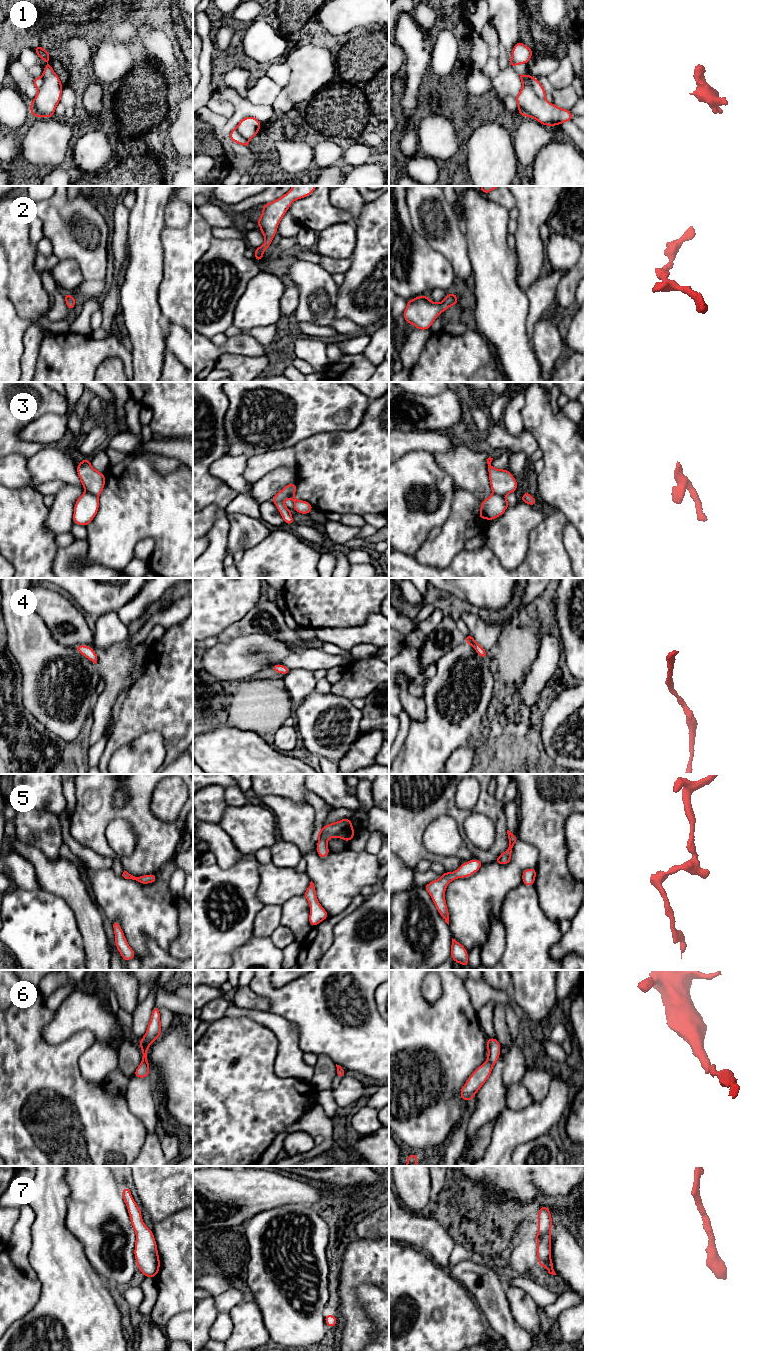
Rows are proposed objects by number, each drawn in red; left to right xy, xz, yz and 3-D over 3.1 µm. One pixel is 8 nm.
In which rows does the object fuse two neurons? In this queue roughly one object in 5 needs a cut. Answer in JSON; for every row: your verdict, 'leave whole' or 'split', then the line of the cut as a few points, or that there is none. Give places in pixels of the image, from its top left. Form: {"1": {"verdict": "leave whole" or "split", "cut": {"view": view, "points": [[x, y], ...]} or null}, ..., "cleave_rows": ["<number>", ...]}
{"1": {"verdict": "split", "cut": {"view": "yz", "points": [[522, 83], [527, 83], [546, 101]]}}, "2": {"verdict": "leave whole", "cut": null}, "3": {"verdict": "split", "cut": {"view": "yz", "points": [[493, 493], [505, 496]]}}, "4": {"verdict": "leave whole", "cut": null}, "5": {"verdict": "leave whole", "cut": null}, "6": {"verdict": "leave whole", "cut": null}, "7": {"verdict": "leave whole", "cut": null}, "cleave_rows": ["1", "3"]}

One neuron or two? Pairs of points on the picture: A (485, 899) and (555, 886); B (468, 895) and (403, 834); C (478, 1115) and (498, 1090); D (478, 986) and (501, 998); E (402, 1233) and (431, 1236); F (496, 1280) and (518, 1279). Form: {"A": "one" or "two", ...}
{"A": "two", "B": "two", "C": "one", "D": "one", "E": "one", "F": "two"}

